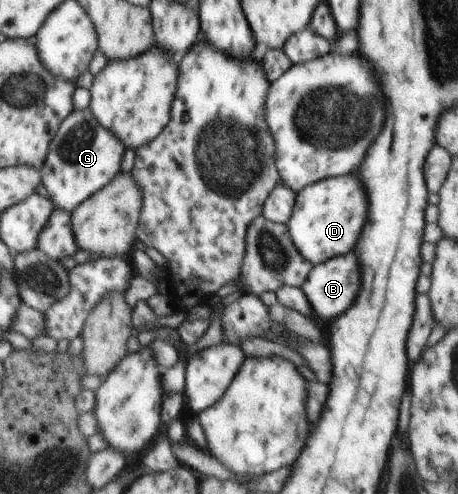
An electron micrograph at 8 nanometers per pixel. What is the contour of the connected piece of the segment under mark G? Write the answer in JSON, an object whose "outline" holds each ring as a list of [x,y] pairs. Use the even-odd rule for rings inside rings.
{"outline":[[[89,107],[73,111],[59,125],[40,168],[42,184],[47,189],[49,200],[55,208],[72,212],[121,172],[121,159],[126,150],[123,141],[104,127]]]}

